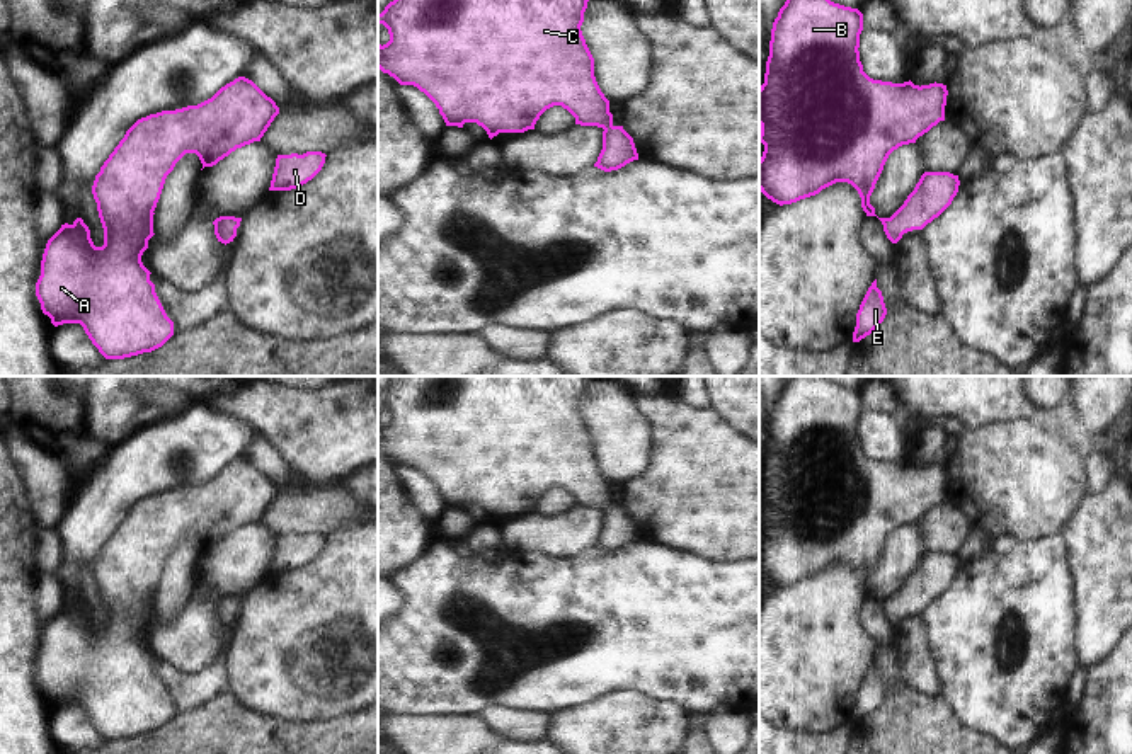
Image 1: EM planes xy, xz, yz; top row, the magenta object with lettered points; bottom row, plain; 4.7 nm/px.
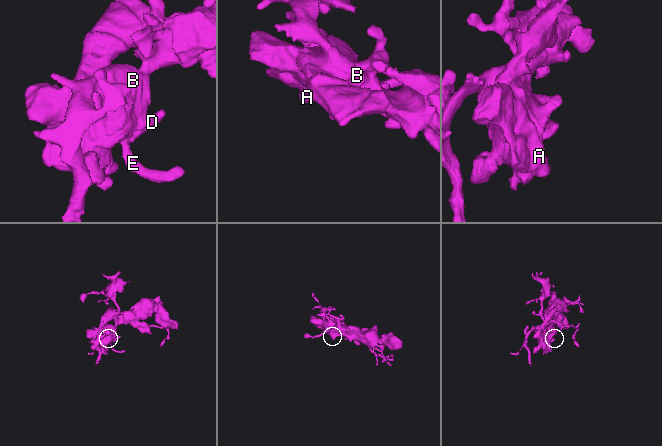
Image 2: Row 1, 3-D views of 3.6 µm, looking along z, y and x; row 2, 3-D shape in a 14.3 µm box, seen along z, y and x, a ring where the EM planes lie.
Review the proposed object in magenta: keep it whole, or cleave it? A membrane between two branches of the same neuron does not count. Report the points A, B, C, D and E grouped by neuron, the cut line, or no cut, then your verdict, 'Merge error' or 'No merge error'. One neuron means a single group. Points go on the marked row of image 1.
Groups: A B C D E. No split. No merge error.

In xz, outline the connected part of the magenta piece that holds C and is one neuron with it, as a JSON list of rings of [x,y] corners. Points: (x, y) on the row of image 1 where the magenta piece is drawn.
[[[393,0],[381,14],[378,14],[378,24],[383,24],[390,34],[390,41],[386,44],[378,44],[378,68],[393,77],[400,85],[414,85],[424,92],[439,109],[446,126],[463,128],[465,123],[477,123],[487,131],[490,140],[499,133],[524,133],[528,129],[535,129],[536,121],[546,109],[562,106],[575,117],[575,124],[597,126],[604,129],[603,150],[594,167],[604,172],[618,170],[626,163],[638,160],[638,153],[633,138],[623,129],[623,126],[613,124],[609,100],[596,82],[594,58],[580,31],[587,2],[589,0]]]

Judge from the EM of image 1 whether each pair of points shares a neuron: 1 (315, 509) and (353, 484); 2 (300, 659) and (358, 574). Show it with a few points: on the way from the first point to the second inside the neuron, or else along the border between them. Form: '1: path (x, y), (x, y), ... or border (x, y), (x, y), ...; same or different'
1: border (334, 484), (346, 489), (360, 504); different
2: path (320, 639), (358, 601), (358, 594); same

